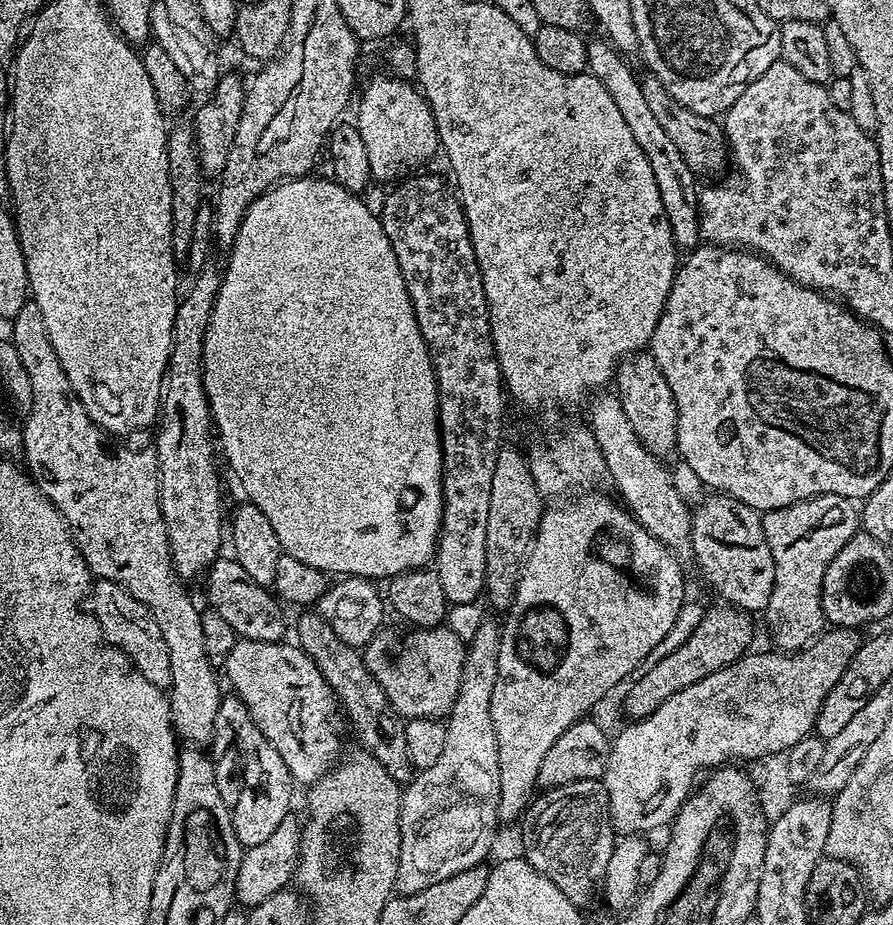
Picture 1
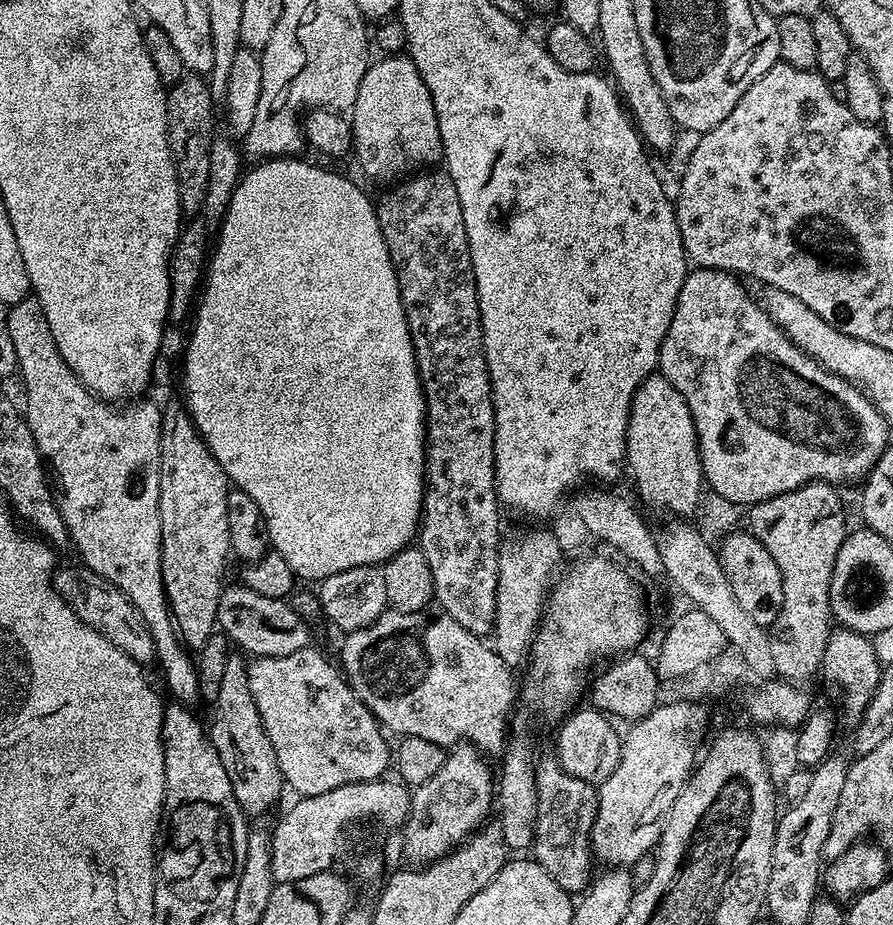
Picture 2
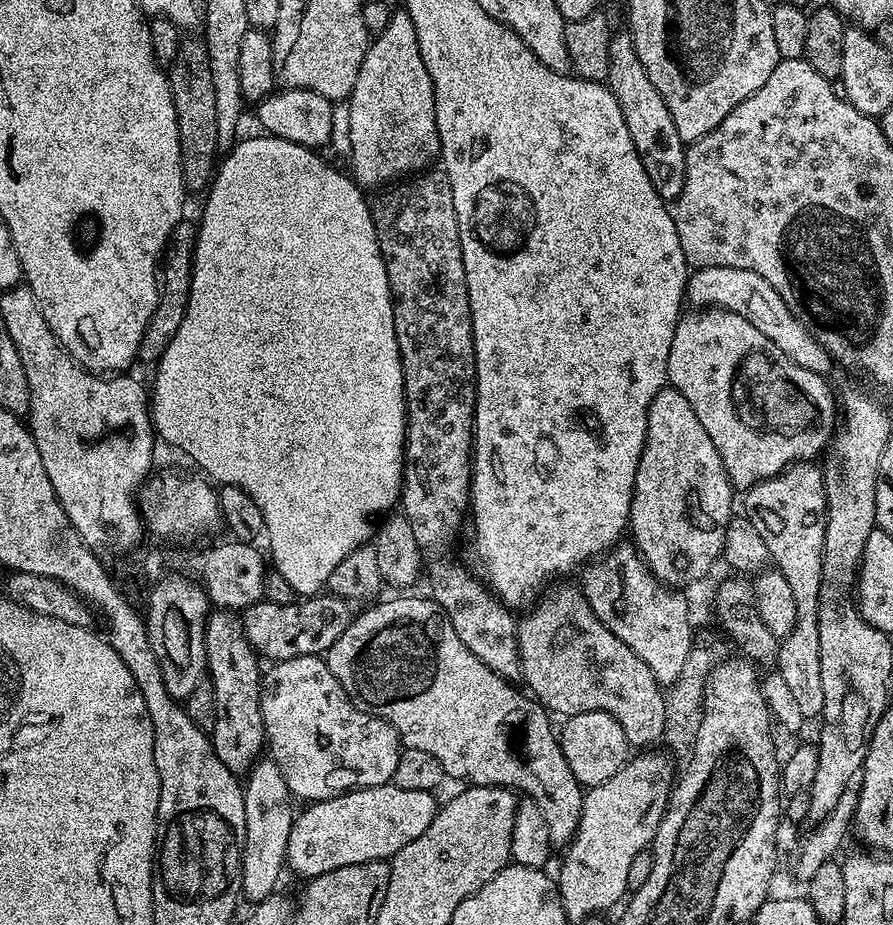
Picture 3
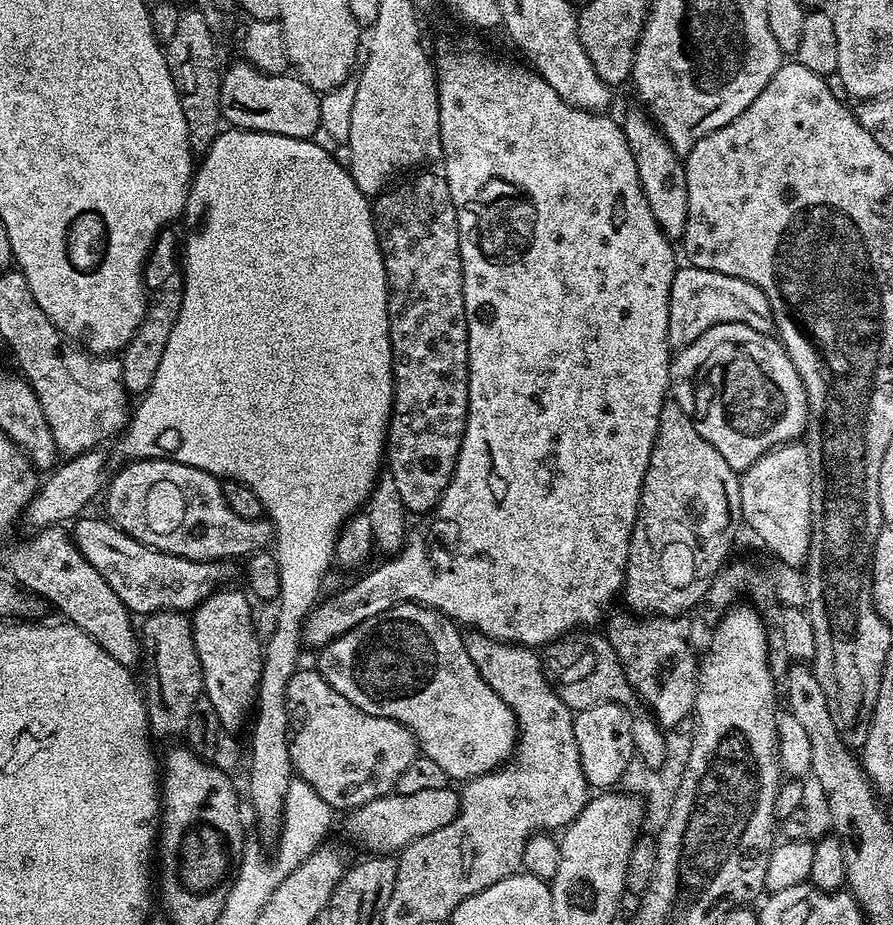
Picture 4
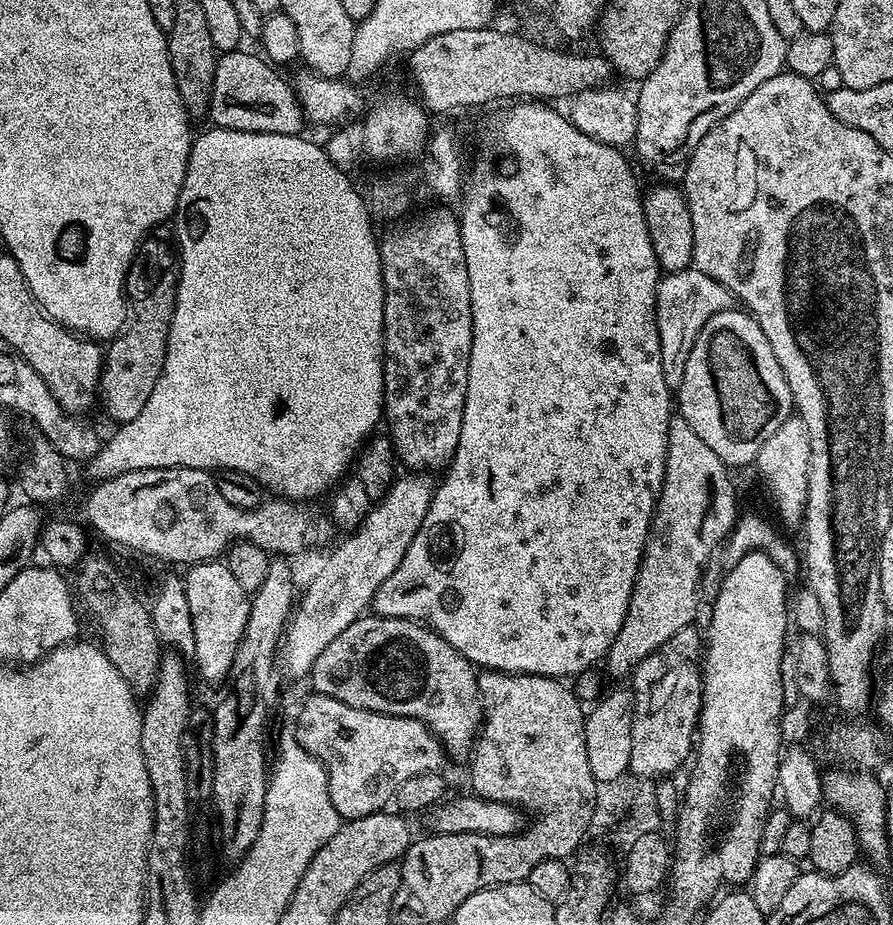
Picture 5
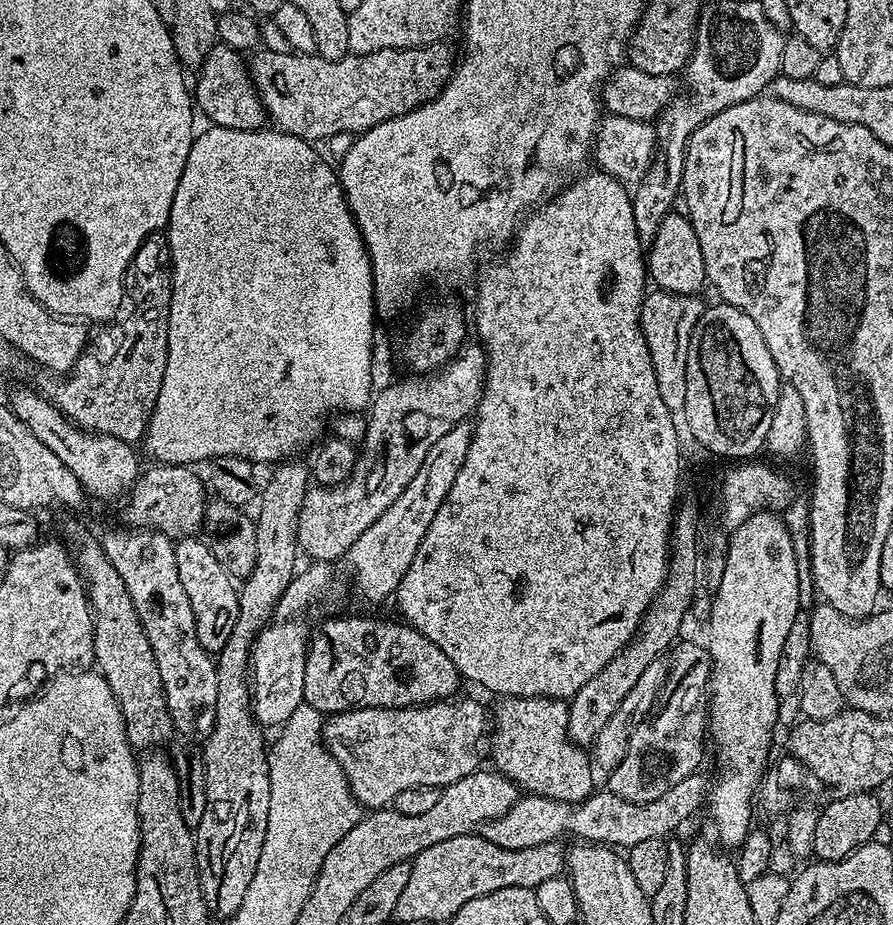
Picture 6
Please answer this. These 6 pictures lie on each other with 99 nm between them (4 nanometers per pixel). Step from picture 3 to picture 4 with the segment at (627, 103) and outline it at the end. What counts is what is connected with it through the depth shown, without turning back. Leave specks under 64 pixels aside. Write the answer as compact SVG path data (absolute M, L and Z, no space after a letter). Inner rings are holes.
M635 106L622 119L626 142L634 154L634 166L638 166L638 178L642 182L642 194L650 206L650 214L658 226L676 242L684 235L686 214L688 213L688 195L686 194L686 170L684 160L670 146L667 138L660 133L656 121L643 107Z

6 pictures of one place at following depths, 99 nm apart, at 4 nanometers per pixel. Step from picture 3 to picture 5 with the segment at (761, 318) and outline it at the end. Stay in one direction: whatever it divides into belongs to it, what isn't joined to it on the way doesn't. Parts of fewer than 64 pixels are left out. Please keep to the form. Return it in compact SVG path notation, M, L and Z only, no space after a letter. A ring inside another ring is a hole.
M689 266L661 275L660 285L656 287L656 325L658 342L662 354L662 378L666 378L669 390L679 389L682 374L686 374L686 358L706 322L714 314L729 311L733 307L734 297L722 282L714 282L710 274L702 274L695 266Z

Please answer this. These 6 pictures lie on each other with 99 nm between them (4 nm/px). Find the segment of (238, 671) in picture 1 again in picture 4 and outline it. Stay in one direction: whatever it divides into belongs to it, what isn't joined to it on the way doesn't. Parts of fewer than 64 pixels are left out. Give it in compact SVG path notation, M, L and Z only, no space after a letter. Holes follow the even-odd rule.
M301 667L295 672L286 686L286 702L288 703L288 749L292 759L293 773L299 779L312 786L314 790L318 790L318 798L322 798L334 810L340 810L340 808L345 808L345 810L360 808L374 798L382 798L389 795L395 789L398 778L402 775L402 770L406 770L406 766L410 766L410 762L414 762L414 758L418 754L418 745L410 729L398 722L394 722L390 718L371 716L362 710L358 710L358 706L354 706L354 702L346 702L346 698L342 698L342 694L338 694L338 690L334 690L334 686L330 686L330 682L326 682L326 678L322 678L319 671L312 669L311 672L310 669Z

